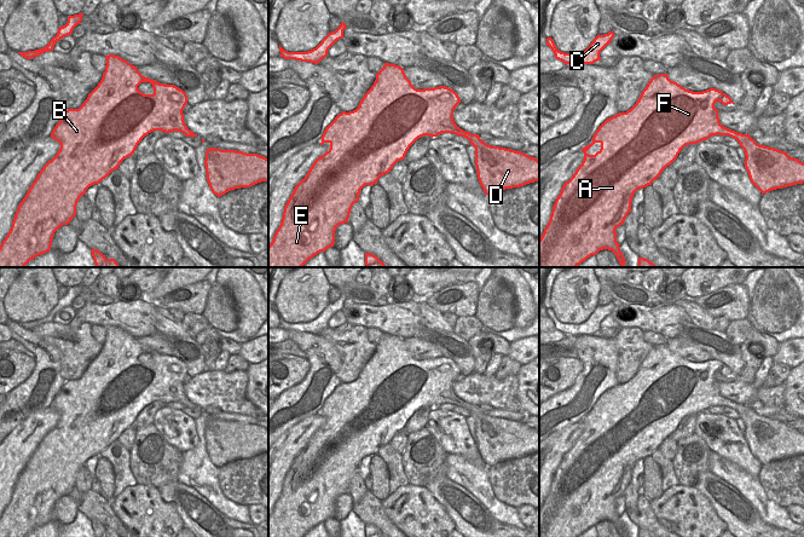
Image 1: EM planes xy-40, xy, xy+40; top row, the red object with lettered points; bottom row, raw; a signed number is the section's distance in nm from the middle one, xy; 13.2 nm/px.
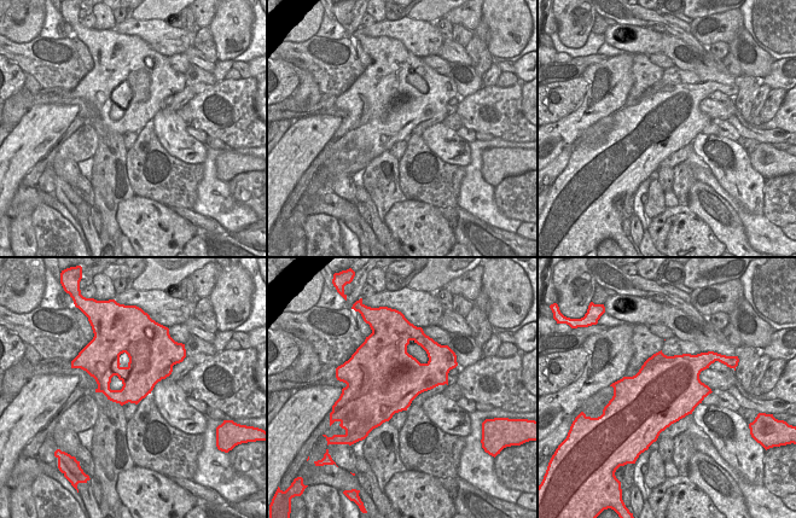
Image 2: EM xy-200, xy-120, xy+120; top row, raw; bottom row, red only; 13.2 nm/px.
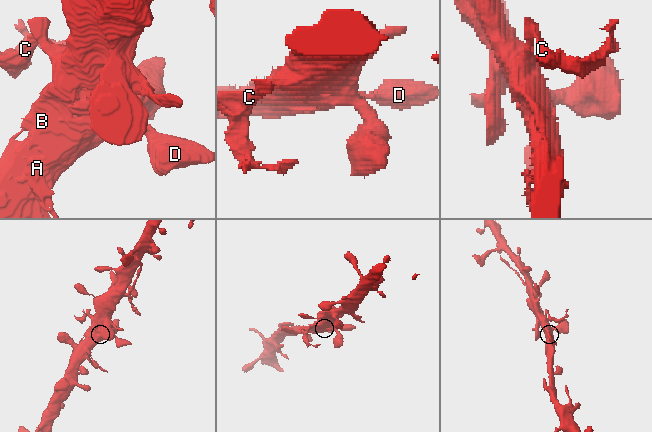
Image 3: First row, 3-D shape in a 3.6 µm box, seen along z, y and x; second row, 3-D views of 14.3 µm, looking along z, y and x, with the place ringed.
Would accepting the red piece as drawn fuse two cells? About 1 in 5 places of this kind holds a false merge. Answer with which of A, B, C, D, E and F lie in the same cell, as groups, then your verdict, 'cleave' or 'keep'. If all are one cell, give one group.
groups A B C D E F; keep

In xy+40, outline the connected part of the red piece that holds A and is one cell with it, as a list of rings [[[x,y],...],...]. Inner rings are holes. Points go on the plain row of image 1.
[[[659,345],[650,350],[630,381],[607,389],[595,403],[591,409],[592,414],[582,420],[584,423],[582,435],[573,448],[563,455],[554,474],[550,491],[539,509],[539,537],[578,537],[603,520],[612,521],[619,535],[625,537],[625,529],[620,522],[620,515],[617,513],[615,501],[624,495],[625,489],[631,483],[634,464],[638,460],[652,456],[661,443],[677,429],[686,416],[698,415],[712,406],[729,406],[739,412],[745,422],[745,439],[750,451],[762,466],[804,454],[804,434],[798,429],[789,428],[785,422],[759,416],[750,405],[738,404],[722,397],[718,381],[715,379],[717,373],[723,376],[735,375],[729,366],[719,360],[710,359],[702,363],[693,363],[671,352],[667,345]],[[595,414],[600,414],[601,420],[595,426],[589,426],[586,422]]]

